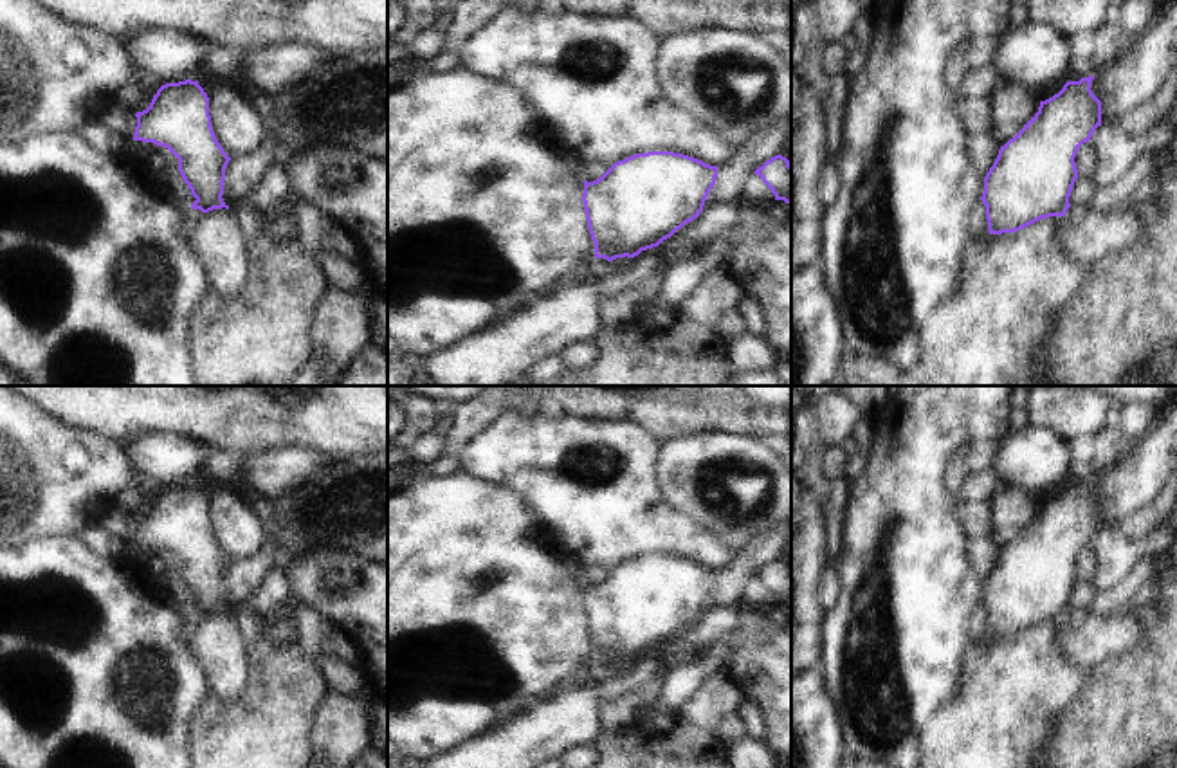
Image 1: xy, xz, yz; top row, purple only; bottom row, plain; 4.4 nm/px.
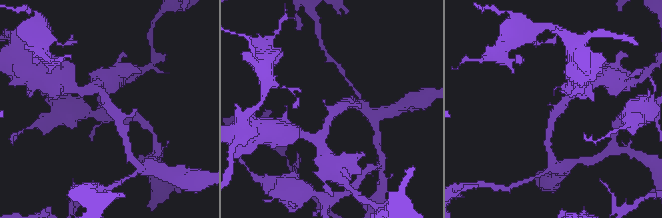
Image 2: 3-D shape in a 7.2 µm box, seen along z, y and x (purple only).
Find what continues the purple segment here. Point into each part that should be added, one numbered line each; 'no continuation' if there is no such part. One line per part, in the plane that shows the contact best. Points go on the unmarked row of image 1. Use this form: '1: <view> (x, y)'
no continuation

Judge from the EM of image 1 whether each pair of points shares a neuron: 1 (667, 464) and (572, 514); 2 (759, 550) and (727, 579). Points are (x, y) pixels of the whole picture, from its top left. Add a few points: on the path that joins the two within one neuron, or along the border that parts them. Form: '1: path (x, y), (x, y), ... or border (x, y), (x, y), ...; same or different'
1: border (658, 442), (655, 485), (673, 509); different
2: path (752, 557), (734, 576); same

